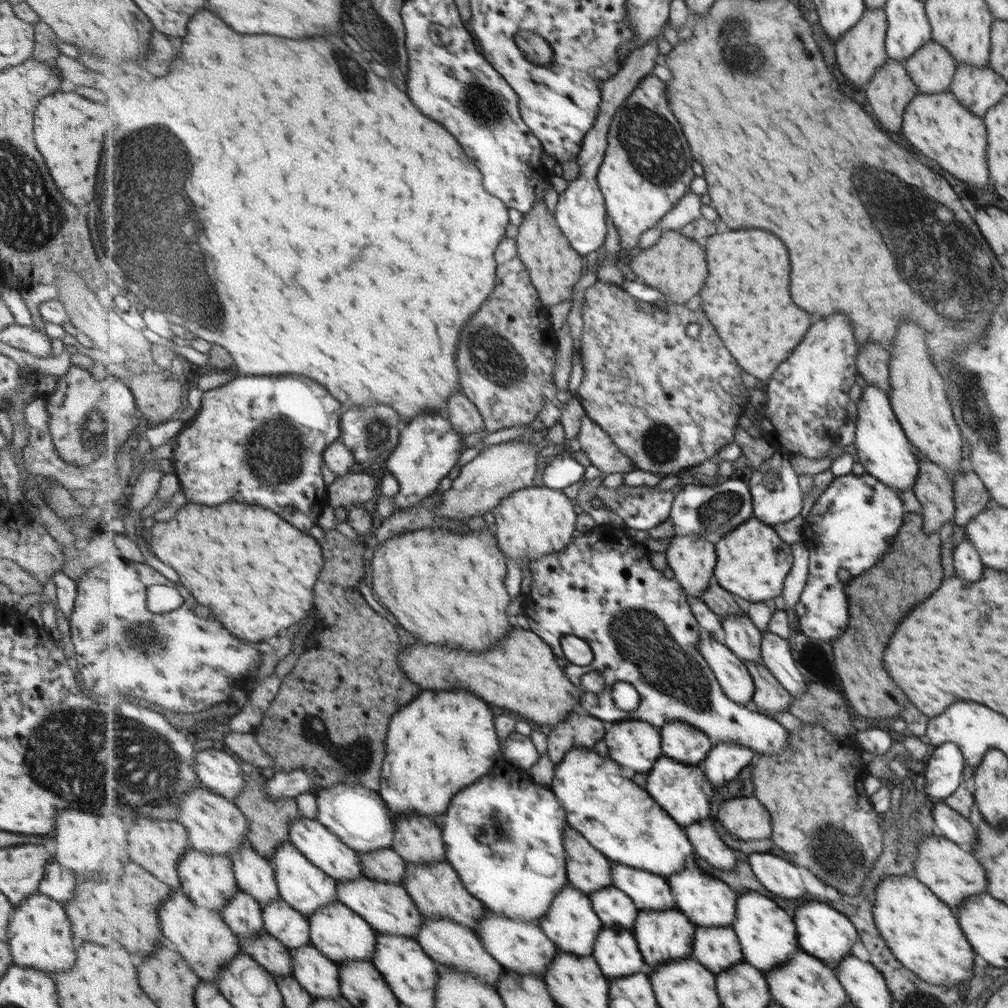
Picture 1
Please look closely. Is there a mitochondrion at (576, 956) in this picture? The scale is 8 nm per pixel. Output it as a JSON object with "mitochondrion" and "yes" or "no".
{"mitochondrion":"no"}

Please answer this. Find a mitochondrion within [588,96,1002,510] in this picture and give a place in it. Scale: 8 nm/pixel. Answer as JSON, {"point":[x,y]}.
{"point":[955,268]}

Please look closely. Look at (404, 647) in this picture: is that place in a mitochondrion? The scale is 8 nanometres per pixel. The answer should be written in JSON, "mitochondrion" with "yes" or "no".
{"mitochondrion":"no"}

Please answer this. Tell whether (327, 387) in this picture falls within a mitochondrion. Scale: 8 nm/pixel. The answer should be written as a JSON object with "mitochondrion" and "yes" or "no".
{"mitochondrion":"no"}

